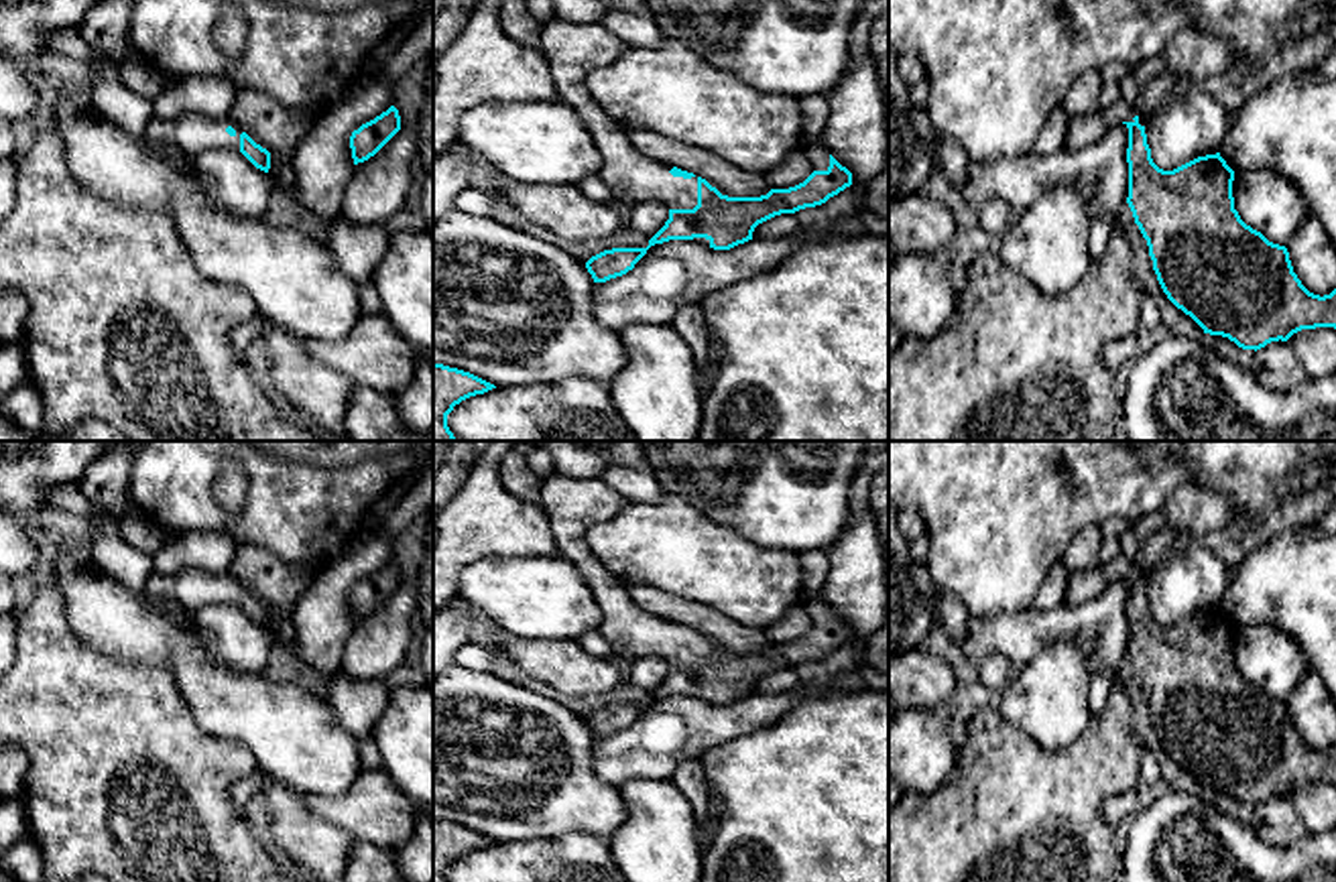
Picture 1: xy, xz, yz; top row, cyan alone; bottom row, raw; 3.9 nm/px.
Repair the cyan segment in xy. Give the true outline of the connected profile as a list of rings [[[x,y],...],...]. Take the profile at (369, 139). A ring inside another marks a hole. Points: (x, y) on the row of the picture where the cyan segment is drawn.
[[[394,106],[362,124],[350,136],[354,165],[374,156],[401,130],[401,116]]]

